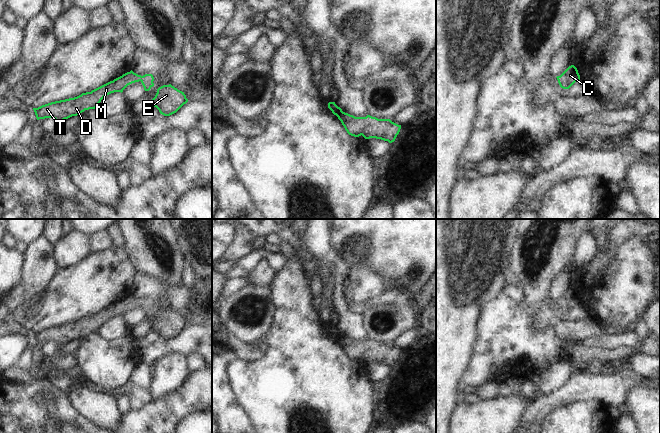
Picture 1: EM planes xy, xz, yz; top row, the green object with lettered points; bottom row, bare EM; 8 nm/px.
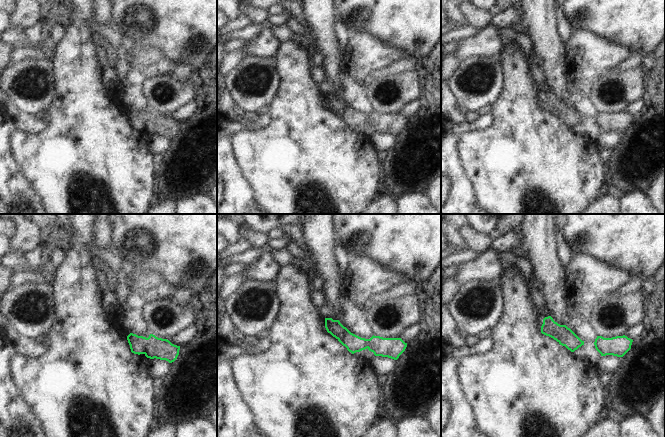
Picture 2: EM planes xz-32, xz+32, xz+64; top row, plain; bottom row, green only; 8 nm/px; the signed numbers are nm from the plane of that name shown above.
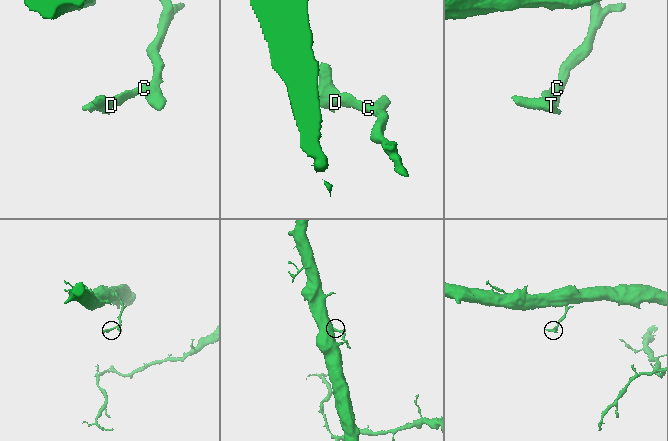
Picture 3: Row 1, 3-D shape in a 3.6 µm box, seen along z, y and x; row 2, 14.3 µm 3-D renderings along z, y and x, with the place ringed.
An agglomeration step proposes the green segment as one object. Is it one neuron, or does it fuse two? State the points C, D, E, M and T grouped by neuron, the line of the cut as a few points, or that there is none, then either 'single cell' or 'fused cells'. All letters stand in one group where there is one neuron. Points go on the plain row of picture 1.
groups C D E M T; cut none; single cell

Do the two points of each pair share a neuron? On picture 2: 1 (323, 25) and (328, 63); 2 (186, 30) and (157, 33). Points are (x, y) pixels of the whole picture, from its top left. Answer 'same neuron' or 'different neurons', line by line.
1: same neuron
2: same neuron

